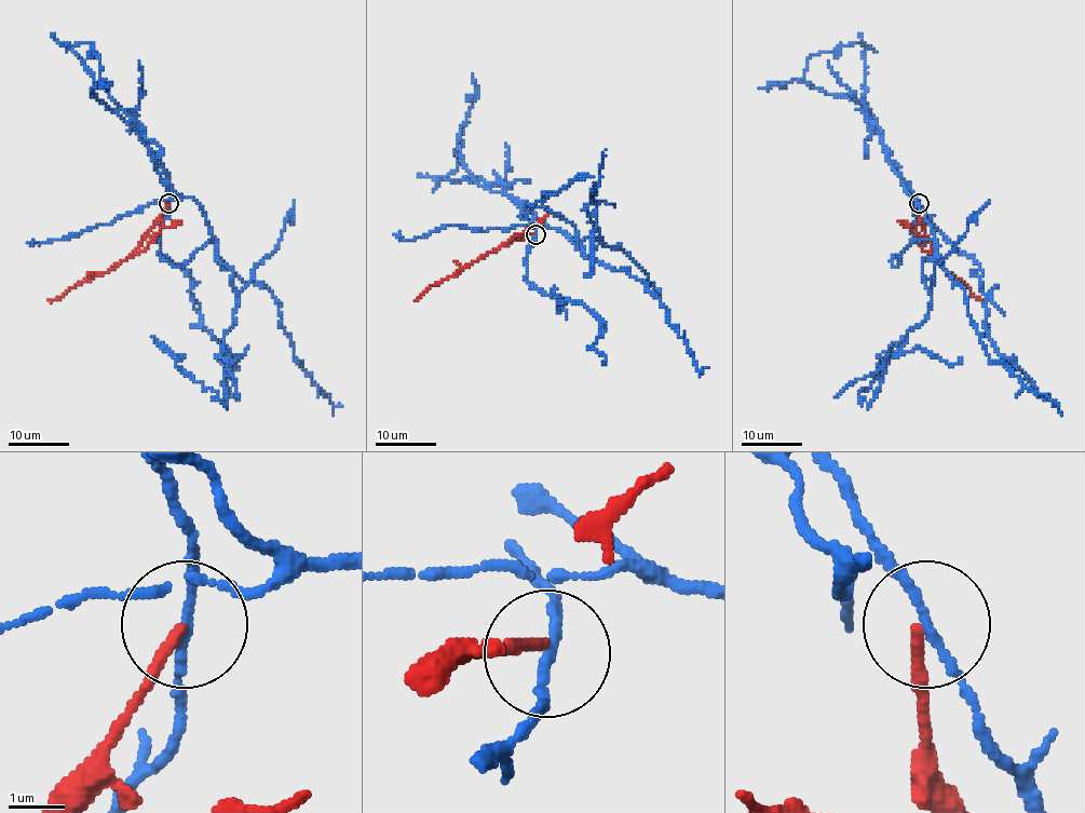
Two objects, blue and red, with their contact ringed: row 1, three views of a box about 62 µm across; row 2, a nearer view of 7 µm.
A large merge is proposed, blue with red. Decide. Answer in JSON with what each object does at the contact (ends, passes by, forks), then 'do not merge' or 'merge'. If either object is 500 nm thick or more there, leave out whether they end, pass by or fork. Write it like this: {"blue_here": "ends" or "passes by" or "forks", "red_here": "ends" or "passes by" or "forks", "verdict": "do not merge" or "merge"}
{"blue_here": "passes by", "red_here": "ends", "verdict": "do not merge"}

